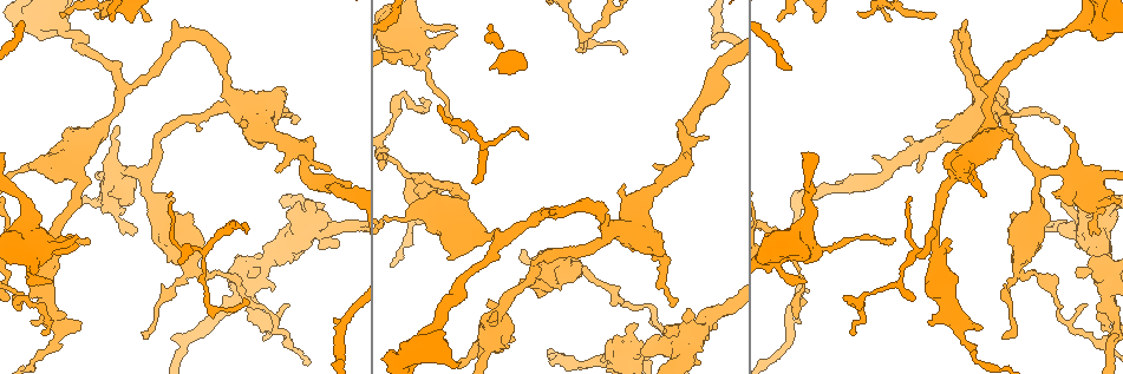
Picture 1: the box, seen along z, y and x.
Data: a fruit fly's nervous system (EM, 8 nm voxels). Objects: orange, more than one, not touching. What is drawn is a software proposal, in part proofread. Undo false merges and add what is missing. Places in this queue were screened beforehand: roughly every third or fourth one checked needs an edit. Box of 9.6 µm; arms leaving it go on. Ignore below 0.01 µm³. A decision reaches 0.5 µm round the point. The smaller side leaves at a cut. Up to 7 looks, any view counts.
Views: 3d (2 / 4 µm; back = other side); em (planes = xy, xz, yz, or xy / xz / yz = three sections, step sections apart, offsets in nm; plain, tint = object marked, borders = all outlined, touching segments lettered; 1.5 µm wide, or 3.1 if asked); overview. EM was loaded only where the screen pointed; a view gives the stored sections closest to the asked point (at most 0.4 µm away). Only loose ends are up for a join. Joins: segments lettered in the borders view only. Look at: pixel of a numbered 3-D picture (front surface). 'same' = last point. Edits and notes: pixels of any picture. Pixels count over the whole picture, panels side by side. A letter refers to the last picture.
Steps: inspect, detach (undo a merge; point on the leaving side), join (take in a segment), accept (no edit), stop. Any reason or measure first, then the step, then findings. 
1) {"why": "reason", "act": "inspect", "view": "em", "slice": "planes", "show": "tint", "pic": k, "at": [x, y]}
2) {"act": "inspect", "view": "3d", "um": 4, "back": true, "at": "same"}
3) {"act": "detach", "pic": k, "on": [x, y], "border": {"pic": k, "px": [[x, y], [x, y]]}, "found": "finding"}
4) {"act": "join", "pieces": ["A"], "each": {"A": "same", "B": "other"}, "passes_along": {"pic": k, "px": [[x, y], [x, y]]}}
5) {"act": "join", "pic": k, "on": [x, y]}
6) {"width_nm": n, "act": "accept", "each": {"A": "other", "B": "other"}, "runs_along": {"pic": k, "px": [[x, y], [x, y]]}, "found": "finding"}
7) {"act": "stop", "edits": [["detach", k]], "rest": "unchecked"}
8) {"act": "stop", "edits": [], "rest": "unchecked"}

{"why": "end of a long branch", "act": "inspect", "view": "3d", "um": 4, "pic": 1, "at": [854, 333]}

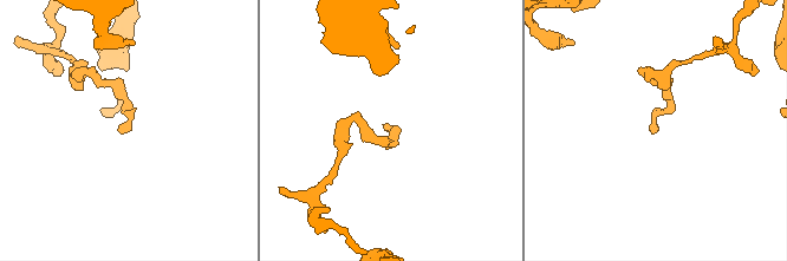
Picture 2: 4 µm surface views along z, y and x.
{"why": "now the EM", "act": "inspect", "view": "em", "slice": "planes", "show": "borders", "pic": 2, "at": [651, 131]}

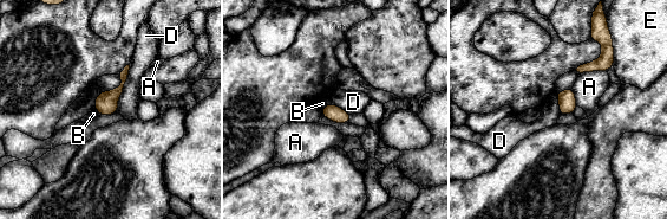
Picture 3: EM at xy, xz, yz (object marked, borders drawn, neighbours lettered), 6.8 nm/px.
{"longest_contact_nm": ["D", 340], "act": "accept", "each": {"A": "other", "B": "other", "D": "other", "E": "other"}, "border": {"pic": 3, "px": [[130, 64], [128, 81], [116, 111]]}, "found": "no lettered segment goes on from it"}

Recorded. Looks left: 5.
{"why": "thin end", "act": "inspect", "view": "3d", "um": 2, "pic": 1, "at": [462, 141]}

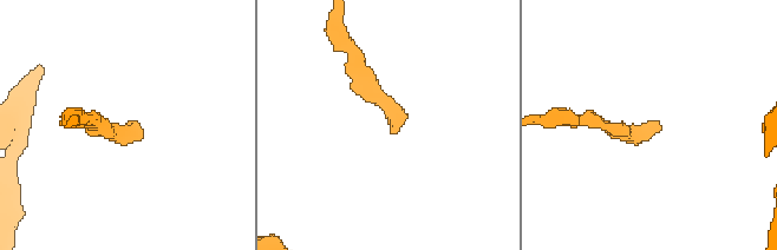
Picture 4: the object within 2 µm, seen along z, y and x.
{"why": "need the tissue", "act": "inspect", "view": "em", "slice": "xz", "step": 4, "show": "borders", "pic": 4, "at": [660, 128]}

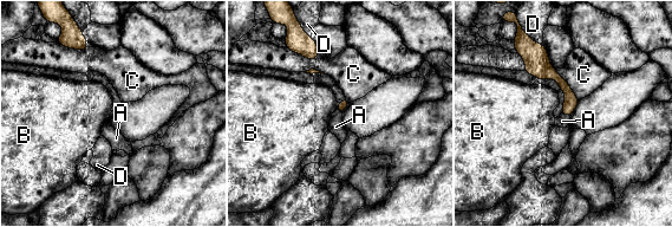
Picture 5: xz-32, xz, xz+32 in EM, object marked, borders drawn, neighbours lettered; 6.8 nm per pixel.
{"act": "join", "pieces": ["A"], "each": {"A": "same", "B": "other", "C": "other", "D": "other"}, "found": "it goes on there"}

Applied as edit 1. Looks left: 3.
{"why": "redraw", "act": "inspect", "view": "overview"}

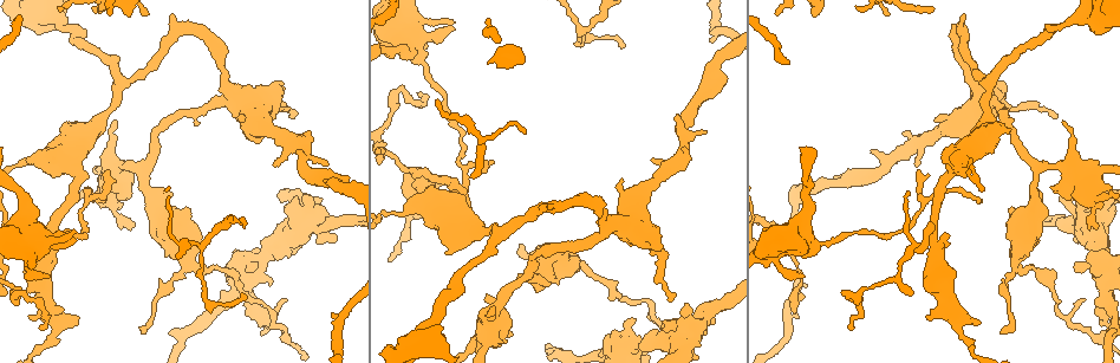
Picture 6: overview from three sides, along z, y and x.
{"act": "inspect", "view": "3d", "um": 2, "pic": 6, "at": [483, 172]}

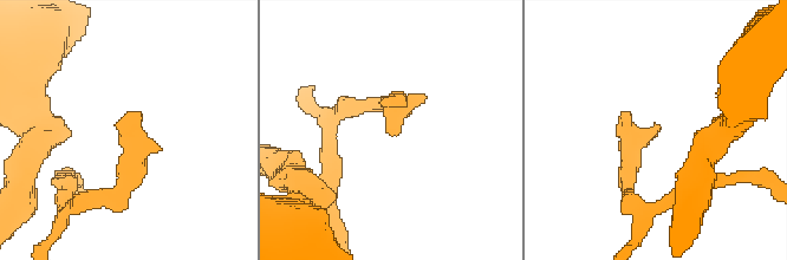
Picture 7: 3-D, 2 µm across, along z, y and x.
{"act": "inspect", "view": "em", "slice": "planes", "show": "borders", "pic": 7, "at": [120, 125]}

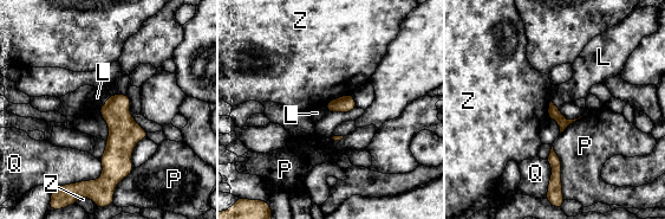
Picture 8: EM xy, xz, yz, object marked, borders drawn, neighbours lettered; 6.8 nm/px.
{"longest_contact_nm": ["P", 340], "act": "accept", "each": {"L": "other", "P": "other", "Q": "other", "Z": "other"}, "border": {"pic": 8, "px": [[113, 94], [98, 108]]}, "found": "no lettered segment goes on from it"}

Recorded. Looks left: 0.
{"act": "stop", "edits": [["join", 5]], "rest": "unchecked"}

